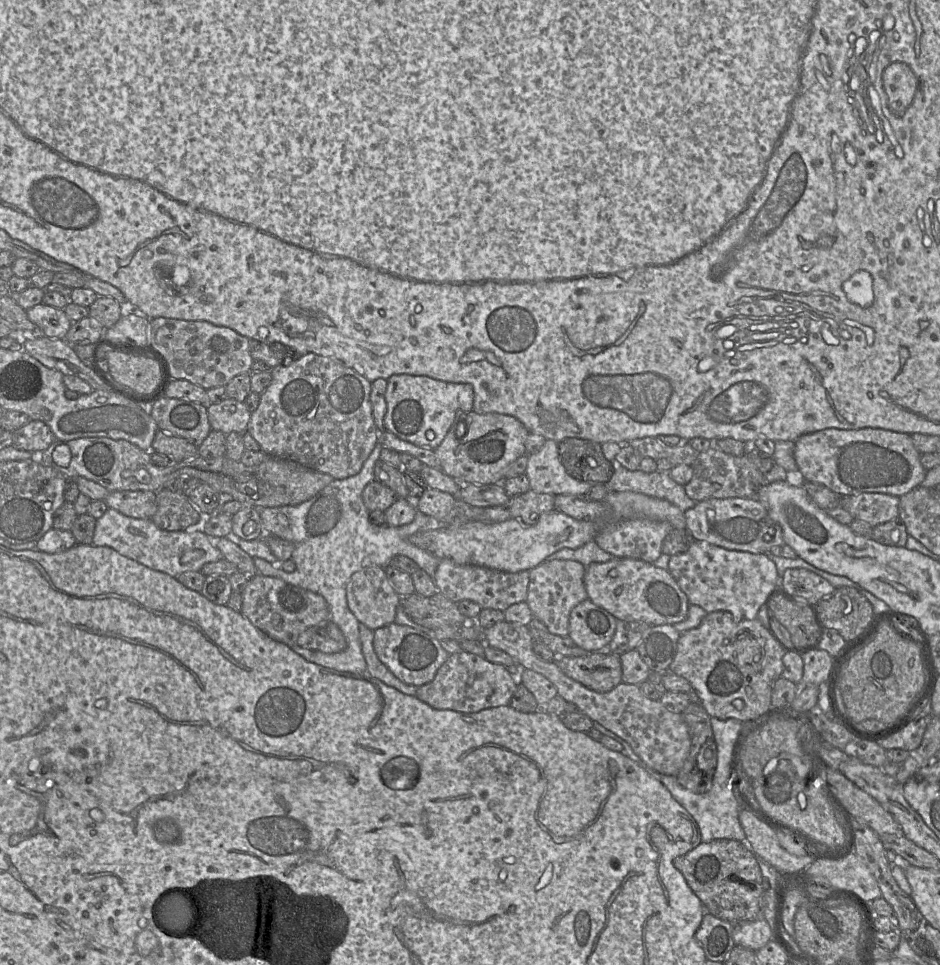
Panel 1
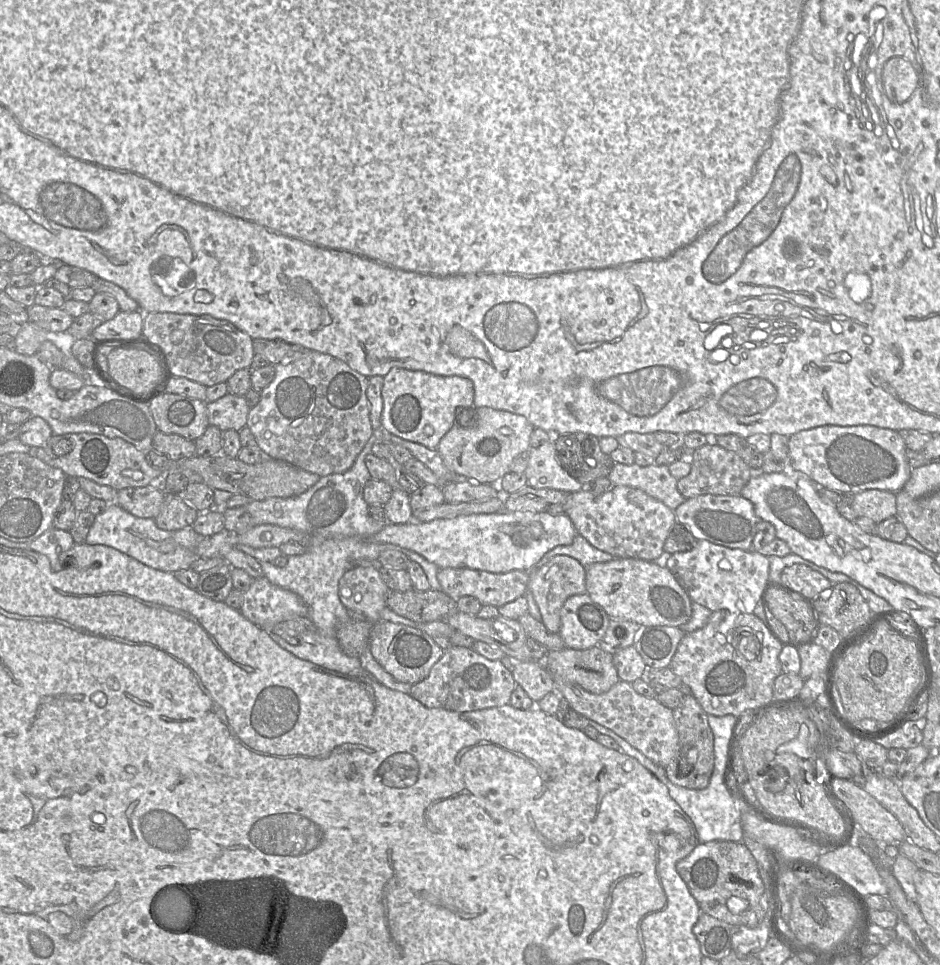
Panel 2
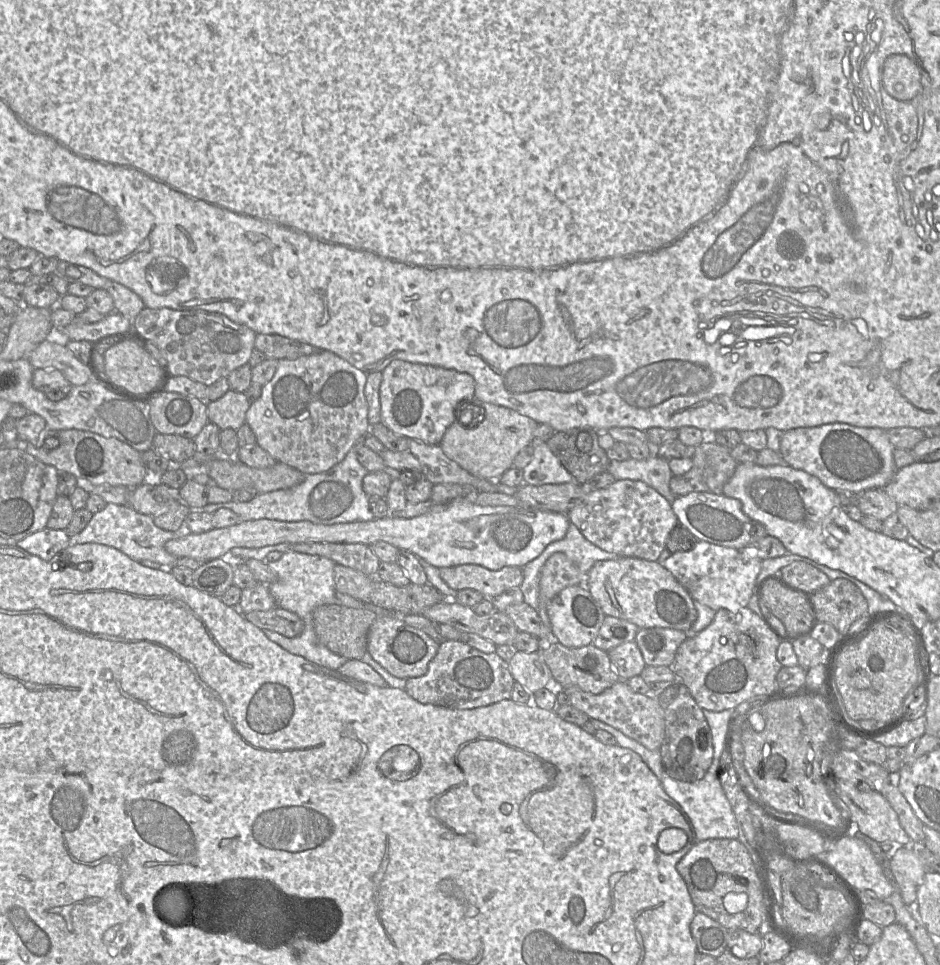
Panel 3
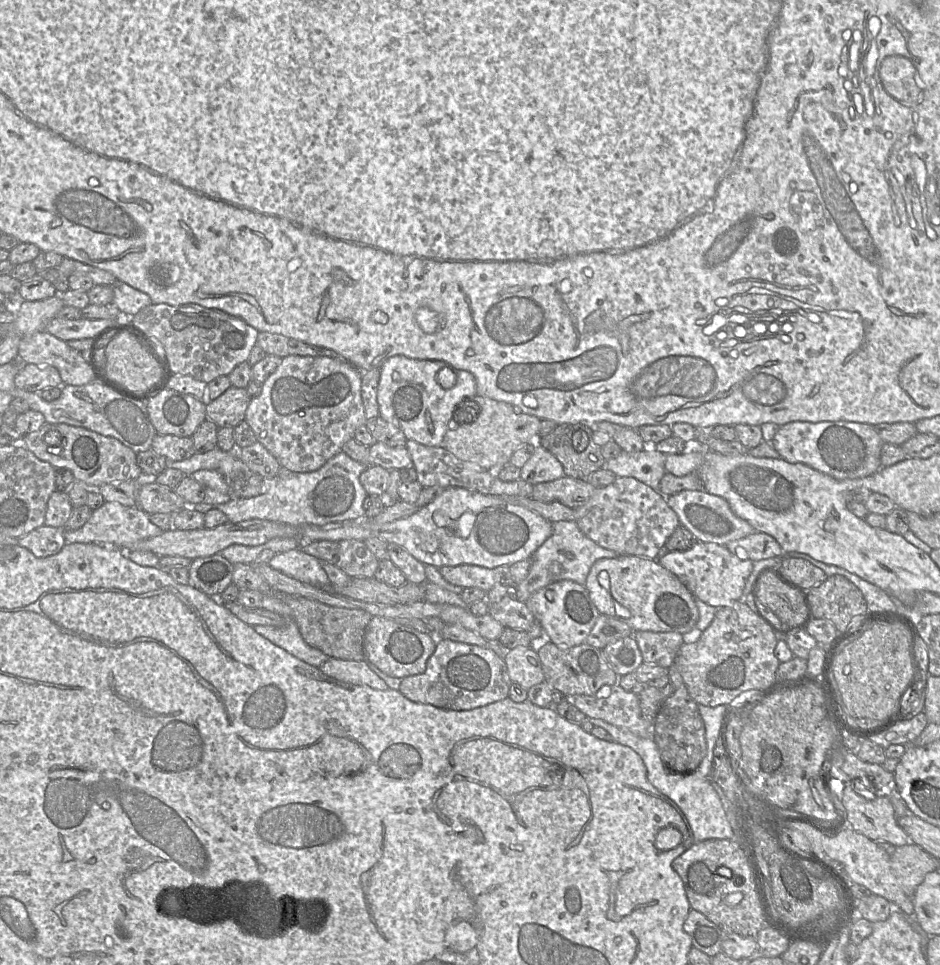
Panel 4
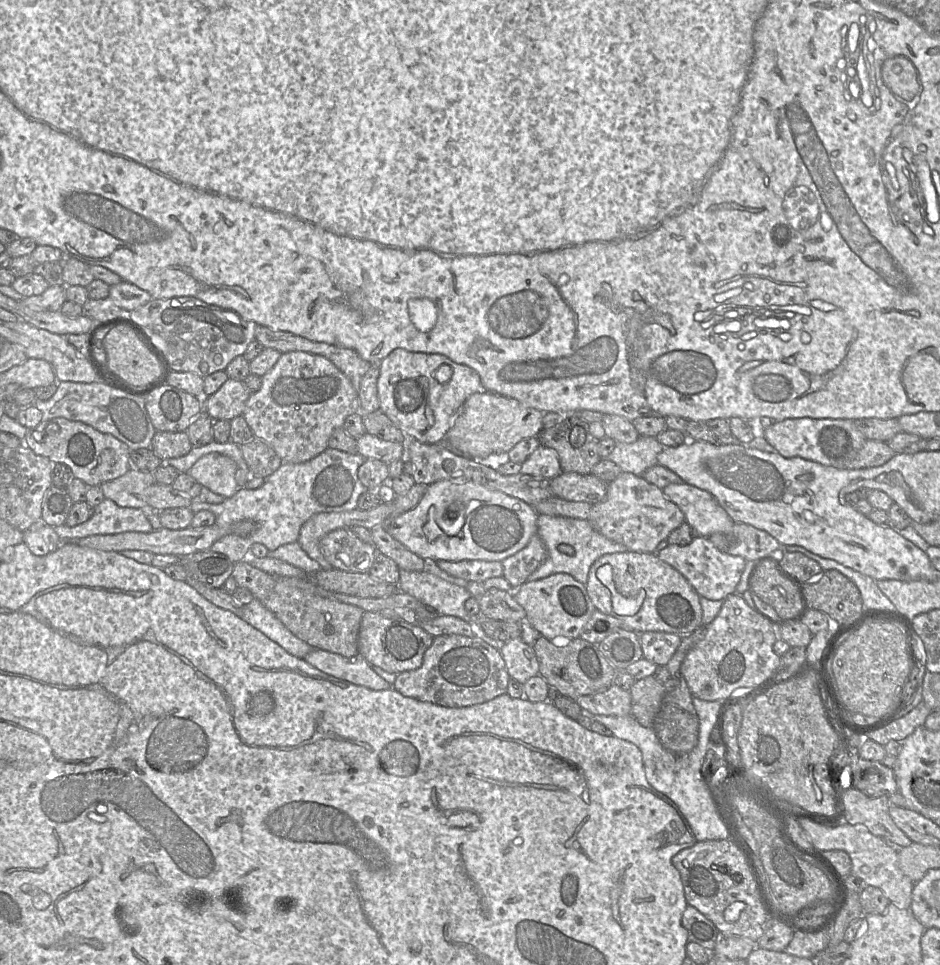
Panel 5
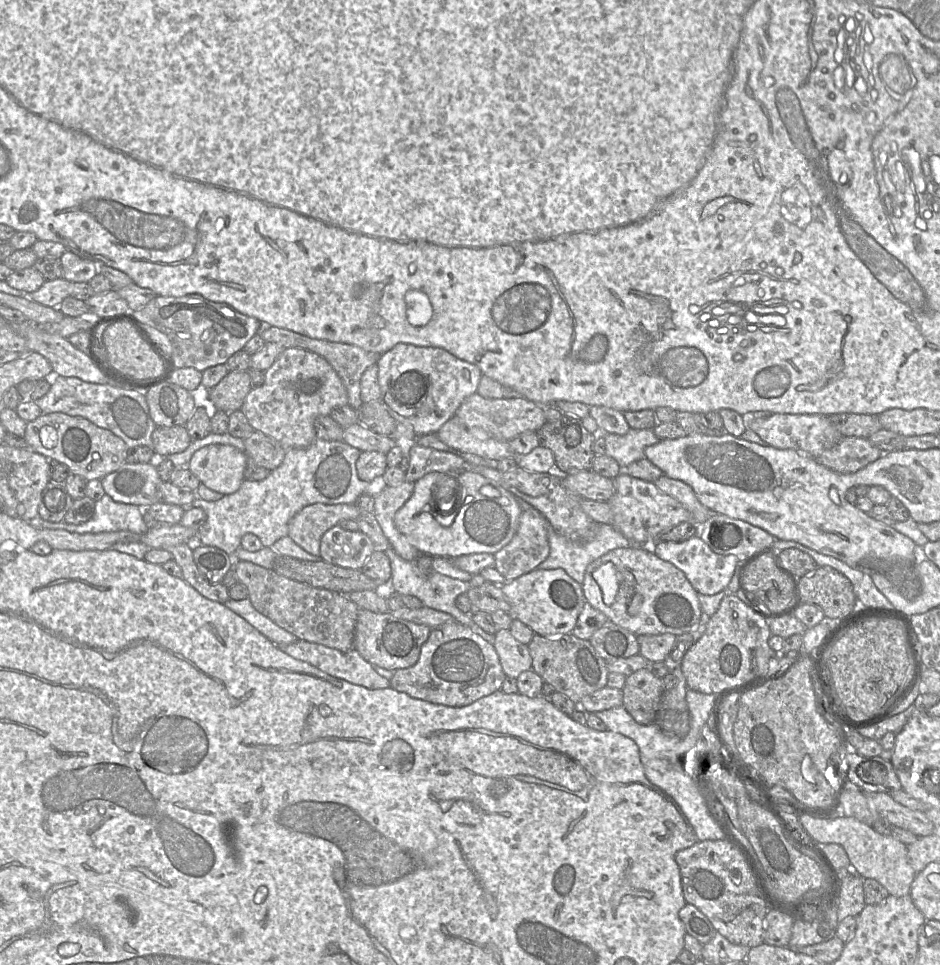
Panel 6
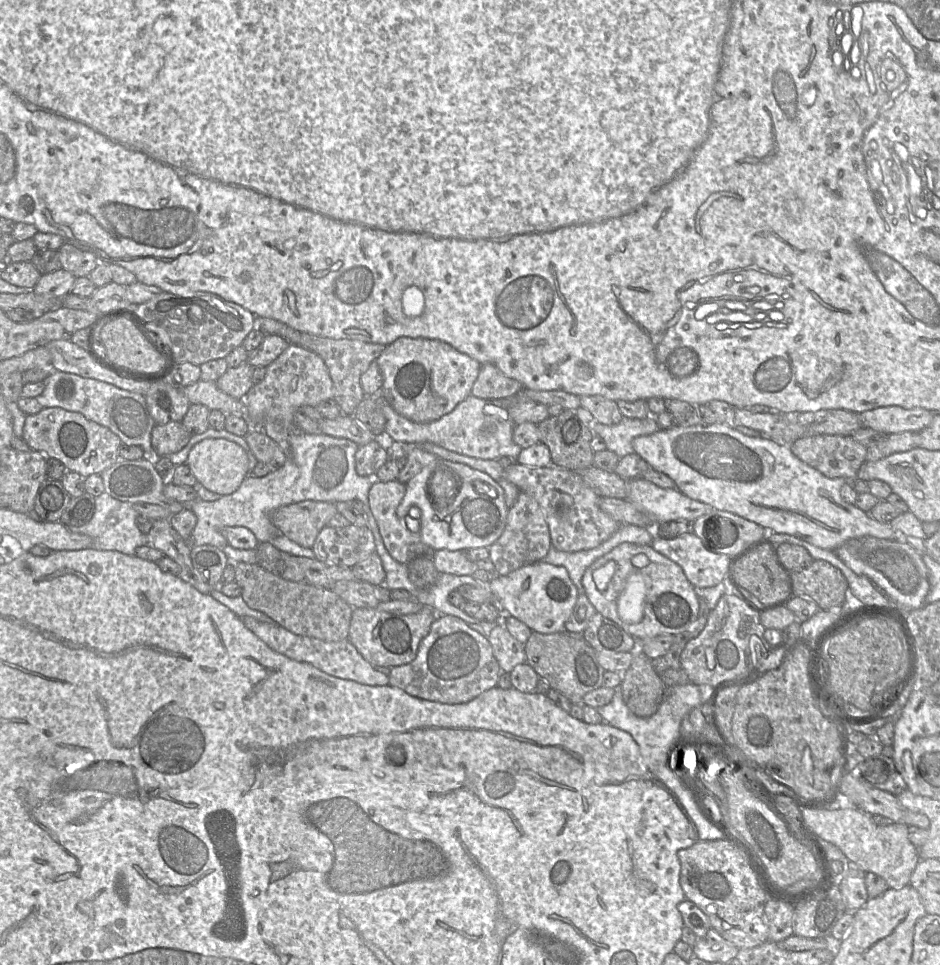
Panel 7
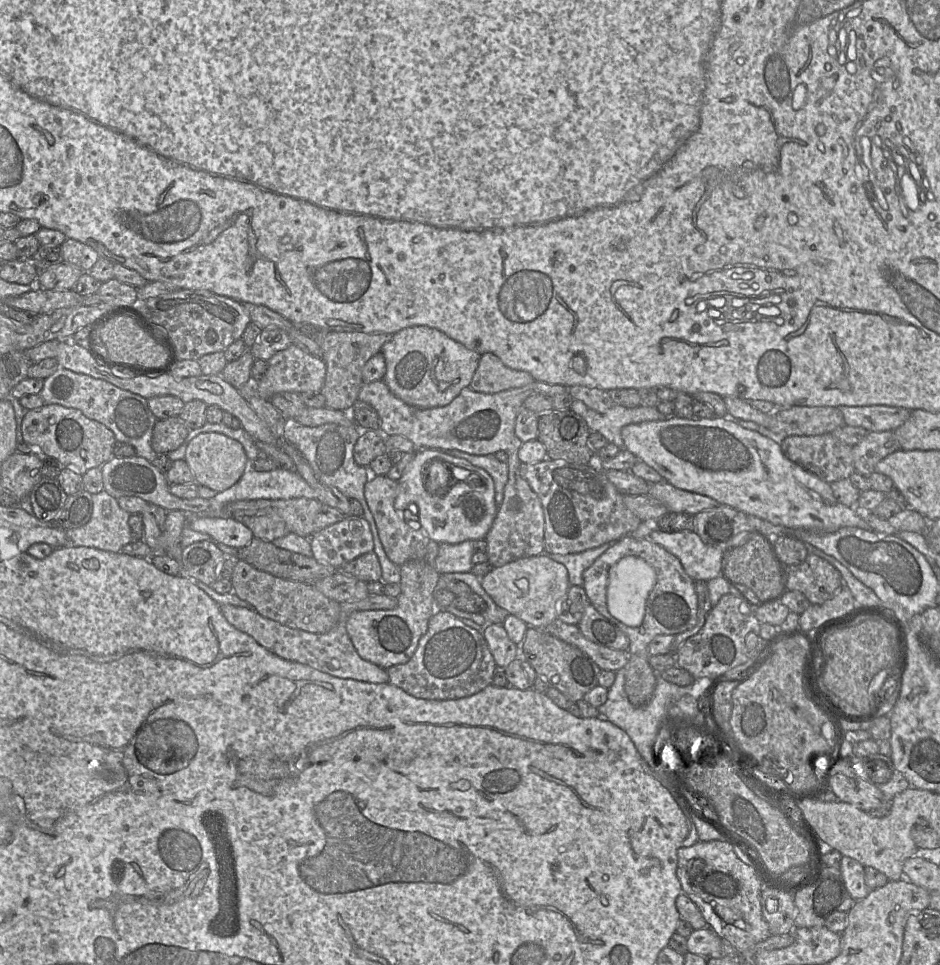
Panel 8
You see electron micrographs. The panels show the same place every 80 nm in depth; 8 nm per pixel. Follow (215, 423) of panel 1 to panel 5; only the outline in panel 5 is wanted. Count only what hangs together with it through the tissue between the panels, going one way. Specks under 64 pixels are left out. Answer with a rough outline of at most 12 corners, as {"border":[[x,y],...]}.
{"border":[[228,378],[203,396],[203,412],[213,420],[243,415],[251,391]]}

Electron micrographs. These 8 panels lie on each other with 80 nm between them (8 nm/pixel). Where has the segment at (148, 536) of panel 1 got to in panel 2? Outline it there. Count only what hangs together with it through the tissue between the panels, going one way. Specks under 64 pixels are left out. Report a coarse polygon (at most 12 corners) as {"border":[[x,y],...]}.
{"border":[[116,503],[84,543],[174,573],[200,558],[191,526],[162,530]]}

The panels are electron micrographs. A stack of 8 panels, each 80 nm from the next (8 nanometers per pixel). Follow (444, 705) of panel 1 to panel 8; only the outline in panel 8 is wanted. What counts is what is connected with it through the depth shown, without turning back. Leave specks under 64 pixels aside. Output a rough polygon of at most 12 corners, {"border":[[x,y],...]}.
{"border":[[445,609],[412,658],[387,669],[417,698],[491,685],[484,636]]}

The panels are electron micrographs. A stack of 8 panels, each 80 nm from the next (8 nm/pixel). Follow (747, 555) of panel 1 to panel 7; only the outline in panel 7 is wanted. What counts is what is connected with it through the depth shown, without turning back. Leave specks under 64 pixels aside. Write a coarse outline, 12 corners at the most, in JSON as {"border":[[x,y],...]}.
{"border":[[694,533],[654,536],[653,549],[678,564],[696,588],[732,575],[732,558]]}

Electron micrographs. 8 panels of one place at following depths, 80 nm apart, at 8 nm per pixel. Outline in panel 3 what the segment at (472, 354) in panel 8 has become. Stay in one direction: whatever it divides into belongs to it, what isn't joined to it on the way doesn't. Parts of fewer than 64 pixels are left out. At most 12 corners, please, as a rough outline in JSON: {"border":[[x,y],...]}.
{"border":[[393,360],[382,370],[381,422],[439,445],[465,372]]}

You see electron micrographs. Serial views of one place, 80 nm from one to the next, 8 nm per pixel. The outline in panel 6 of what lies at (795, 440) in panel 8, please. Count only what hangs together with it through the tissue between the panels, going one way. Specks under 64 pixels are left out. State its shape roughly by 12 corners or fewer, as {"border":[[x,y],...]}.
{"border":[[844,436],[817,457],[837,473],[854,473],[881,457],[867,438]]}

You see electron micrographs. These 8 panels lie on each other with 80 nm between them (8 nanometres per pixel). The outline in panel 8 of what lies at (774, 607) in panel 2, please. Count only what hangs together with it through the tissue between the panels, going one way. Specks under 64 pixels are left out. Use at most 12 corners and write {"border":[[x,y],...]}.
{"border":[[757,532],[722,567],[760,602],[787,591],[783,565]]}

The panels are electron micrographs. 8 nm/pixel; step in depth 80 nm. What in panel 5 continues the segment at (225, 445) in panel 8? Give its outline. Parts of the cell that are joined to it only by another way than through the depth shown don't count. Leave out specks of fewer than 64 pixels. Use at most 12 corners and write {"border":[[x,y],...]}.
{"border":[[212,452],[188,473],[228,498],[239,489],[237,464]]}

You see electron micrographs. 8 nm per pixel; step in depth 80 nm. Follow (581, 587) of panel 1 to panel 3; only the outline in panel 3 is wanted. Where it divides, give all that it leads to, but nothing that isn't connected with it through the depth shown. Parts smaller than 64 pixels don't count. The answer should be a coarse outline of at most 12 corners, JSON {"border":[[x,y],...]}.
{"border":[[561,552],[540,572],[538,615],[551,627],[547,608],[564,588],[585,575]]}

